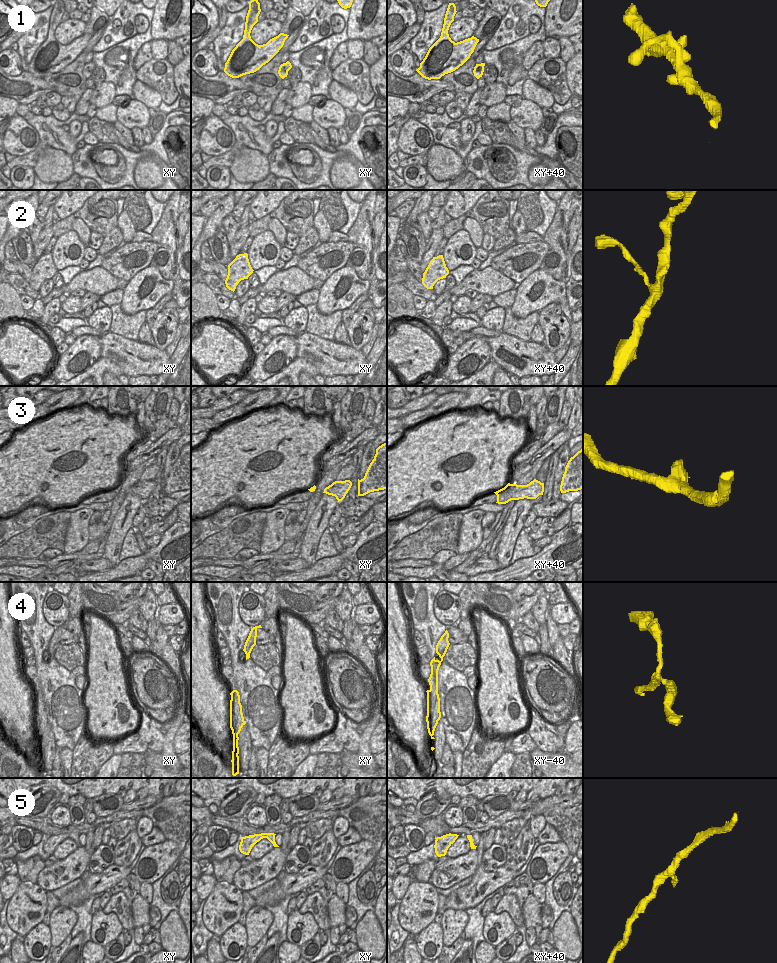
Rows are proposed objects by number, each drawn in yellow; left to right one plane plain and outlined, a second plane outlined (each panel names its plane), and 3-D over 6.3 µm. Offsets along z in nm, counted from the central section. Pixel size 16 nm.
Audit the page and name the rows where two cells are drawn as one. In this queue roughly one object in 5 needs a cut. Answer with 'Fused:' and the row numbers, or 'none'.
Fused: none

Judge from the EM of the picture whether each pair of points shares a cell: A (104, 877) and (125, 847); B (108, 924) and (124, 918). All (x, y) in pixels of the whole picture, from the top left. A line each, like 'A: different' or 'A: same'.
A: different
B: different

